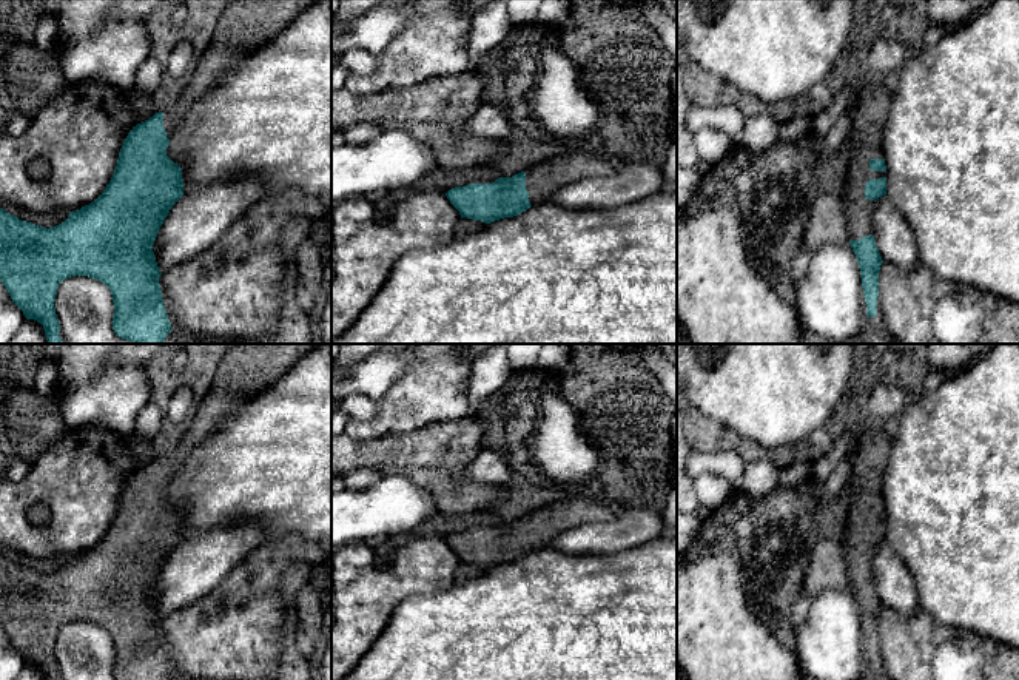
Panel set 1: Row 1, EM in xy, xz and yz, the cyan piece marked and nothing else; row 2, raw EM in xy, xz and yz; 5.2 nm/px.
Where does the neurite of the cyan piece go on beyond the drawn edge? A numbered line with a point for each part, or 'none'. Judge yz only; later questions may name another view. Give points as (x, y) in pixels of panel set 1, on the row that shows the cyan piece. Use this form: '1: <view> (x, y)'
1: yz (868, 116)

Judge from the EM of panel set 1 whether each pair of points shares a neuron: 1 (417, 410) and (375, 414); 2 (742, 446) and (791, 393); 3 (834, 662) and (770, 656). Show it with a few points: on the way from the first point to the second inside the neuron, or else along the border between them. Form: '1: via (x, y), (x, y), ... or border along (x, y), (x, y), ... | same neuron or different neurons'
1: via (406, 410), (386, 414) | same neuron
2: border along (723, 426), (762, 446), (783, 446) | different neurons
3: border along (796, 654), (800, 663) | different neurons

